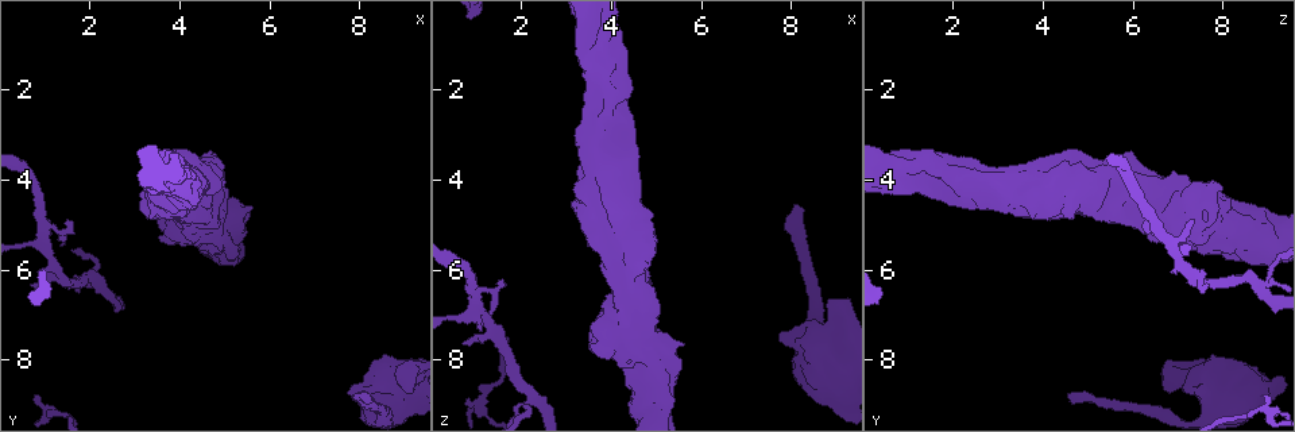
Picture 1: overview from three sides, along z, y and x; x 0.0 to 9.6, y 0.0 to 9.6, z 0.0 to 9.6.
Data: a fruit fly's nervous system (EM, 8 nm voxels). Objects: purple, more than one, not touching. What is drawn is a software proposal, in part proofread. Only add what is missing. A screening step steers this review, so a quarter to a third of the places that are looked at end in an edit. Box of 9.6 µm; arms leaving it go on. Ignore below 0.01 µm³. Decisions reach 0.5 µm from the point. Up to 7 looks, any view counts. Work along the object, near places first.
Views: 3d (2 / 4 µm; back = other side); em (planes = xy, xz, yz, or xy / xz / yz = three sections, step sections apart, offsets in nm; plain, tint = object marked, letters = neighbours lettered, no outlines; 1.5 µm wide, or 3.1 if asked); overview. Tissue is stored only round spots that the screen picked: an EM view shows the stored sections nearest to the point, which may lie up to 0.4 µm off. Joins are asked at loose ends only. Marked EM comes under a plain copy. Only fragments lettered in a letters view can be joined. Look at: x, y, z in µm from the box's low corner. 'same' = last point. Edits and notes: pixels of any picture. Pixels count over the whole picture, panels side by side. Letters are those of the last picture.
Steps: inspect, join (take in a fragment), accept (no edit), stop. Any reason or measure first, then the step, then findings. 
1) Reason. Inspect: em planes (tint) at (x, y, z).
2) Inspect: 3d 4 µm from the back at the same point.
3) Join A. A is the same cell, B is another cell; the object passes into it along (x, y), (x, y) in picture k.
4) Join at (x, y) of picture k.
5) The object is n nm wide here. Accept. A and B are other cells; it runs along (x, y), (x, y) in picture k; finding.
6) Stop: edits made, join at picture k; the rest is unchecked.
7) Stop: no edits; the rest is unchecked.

Branch stops here. Inspect: em xy step 4 (letters) at (0.85, 8.80, 8.85).

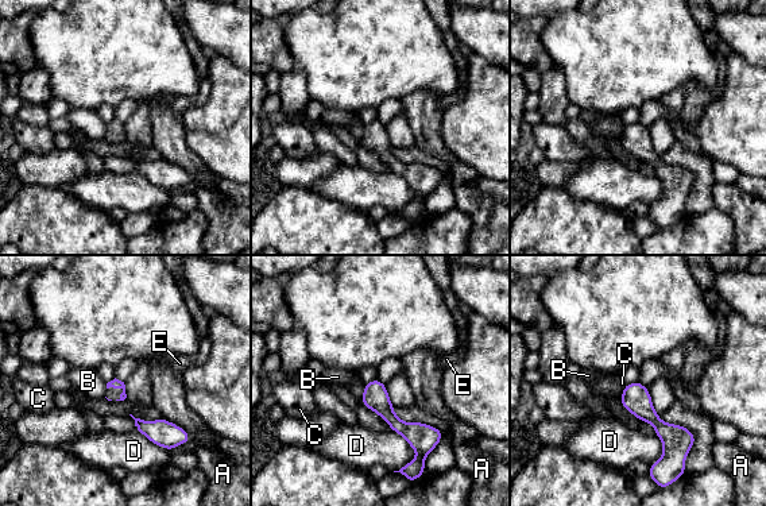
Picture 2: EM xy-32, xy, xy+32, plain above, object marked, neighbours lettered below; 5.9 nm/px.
Inspect: em planes (letters) at the same point.

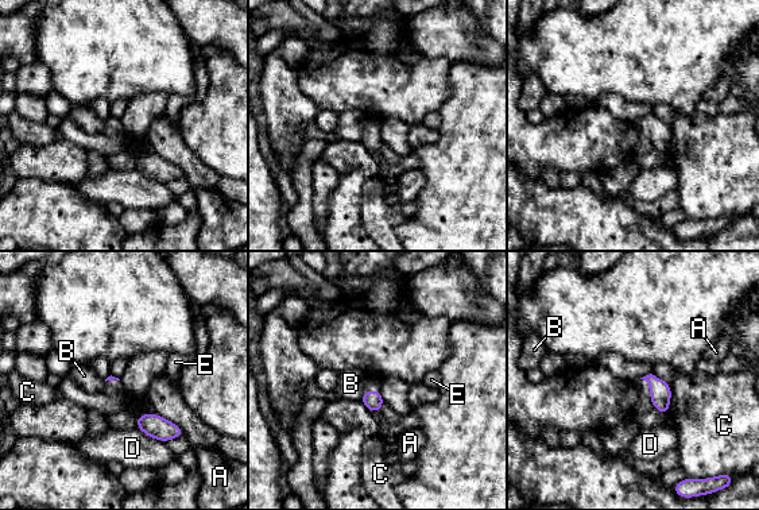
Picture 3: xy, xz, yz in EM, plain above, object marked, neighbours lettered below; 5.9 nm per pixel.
Accept. A, B, C, D and E are other cells; no lettered fragment goes on from it.

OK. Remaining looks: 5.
An open end. Inspect: em yz step 8 (letters) at (1.50, 4.85, 6.25).

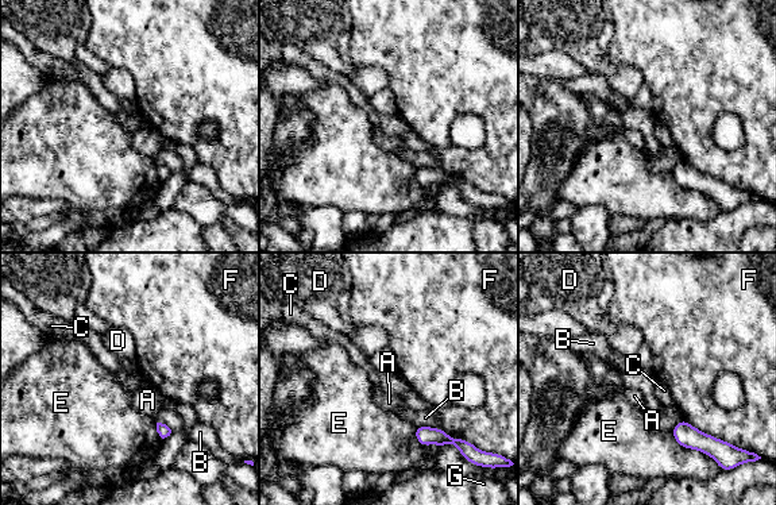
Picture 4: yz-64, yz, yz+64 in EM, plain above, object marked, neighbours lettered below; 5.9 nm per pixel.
Accept. A, B, C, D, E, F and G are other cells; a border runs along (416, 427), (441, 428), (459, 439) in picture 4; none of them fits.

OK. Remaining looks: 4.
An open end. Inspect: 3d 4 µm at (8.05, 8.90, 4.60).

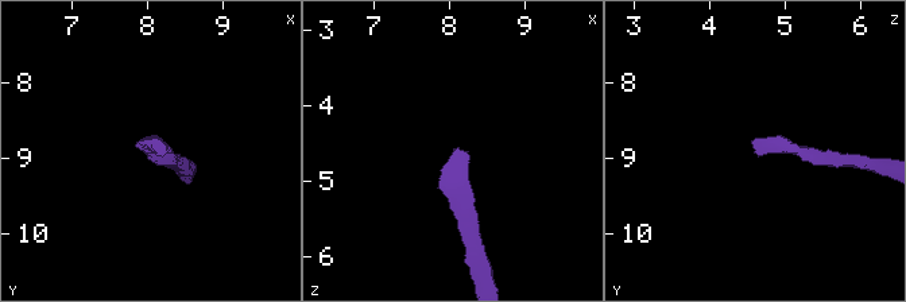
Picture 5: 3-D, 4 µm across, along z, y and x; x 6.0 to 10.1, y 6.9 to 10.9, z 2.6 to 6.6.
Inspect: em planes (tint) at (8.00, 8.85, 4.60).

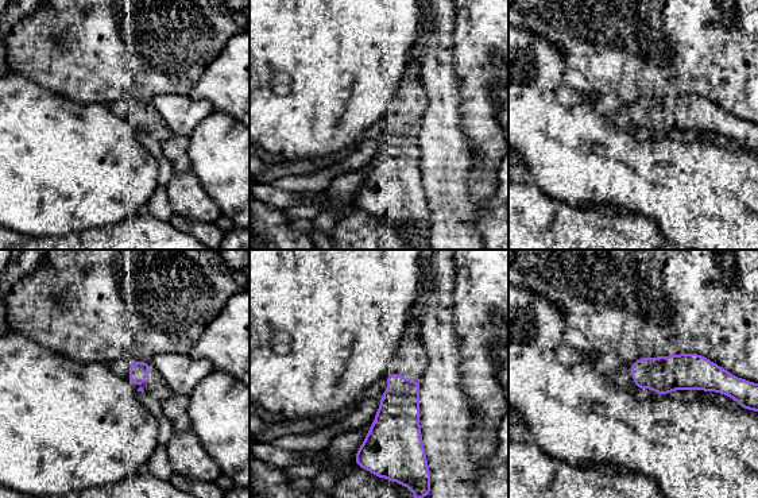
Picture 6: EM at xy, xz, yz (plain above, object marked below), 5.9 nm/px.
What lies round it. Inspect: em planes (letters) at the same point.

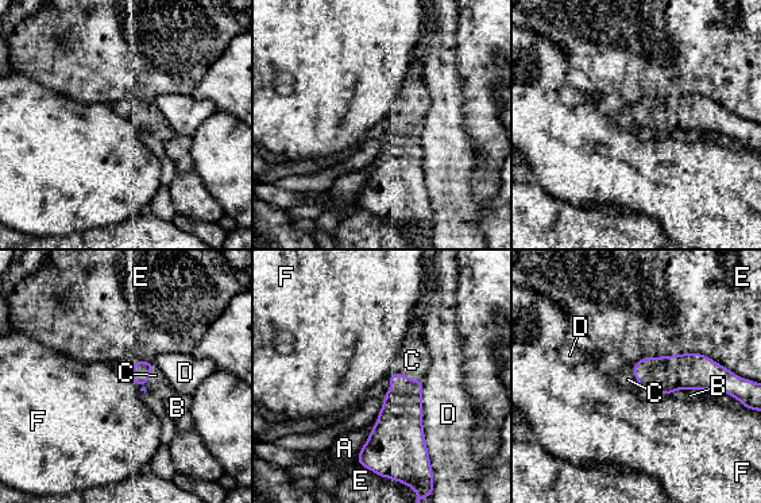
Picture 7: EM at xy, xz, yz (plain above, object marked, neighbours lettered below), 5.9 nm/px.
Join C. C is the same cell, A, B, D, E and F are other cells; it goes on there.

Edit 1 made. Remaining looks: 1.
Stop: edits made, join at picture 7; the rest is unchecked.

